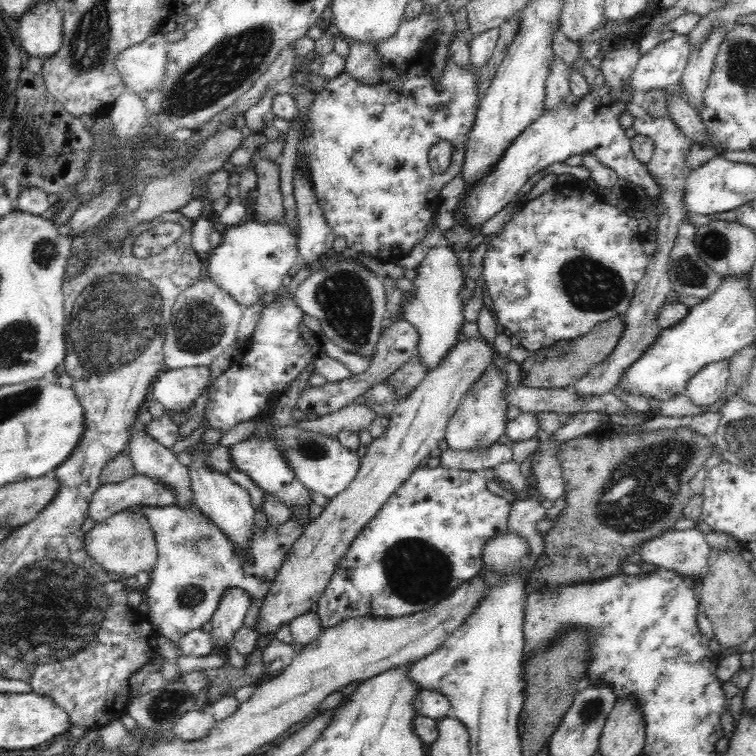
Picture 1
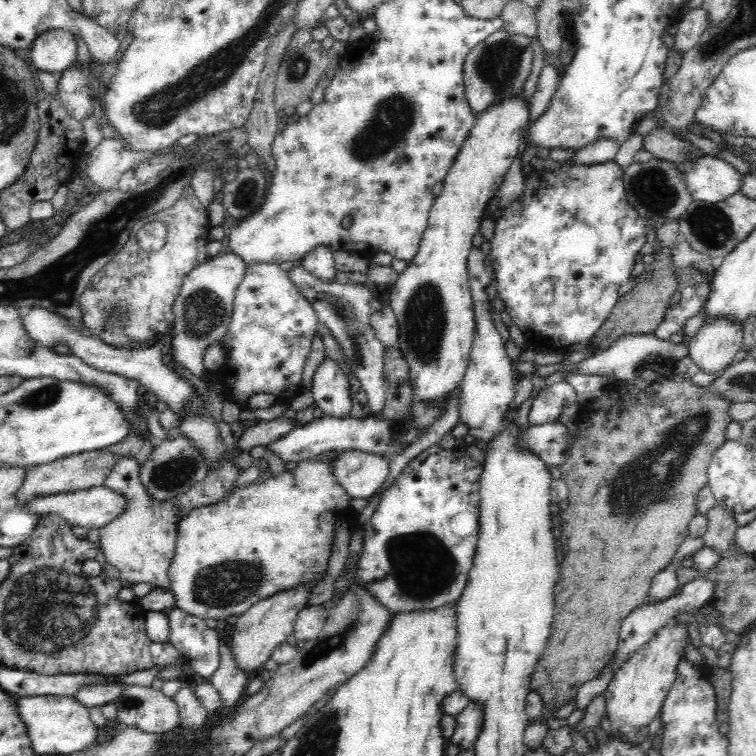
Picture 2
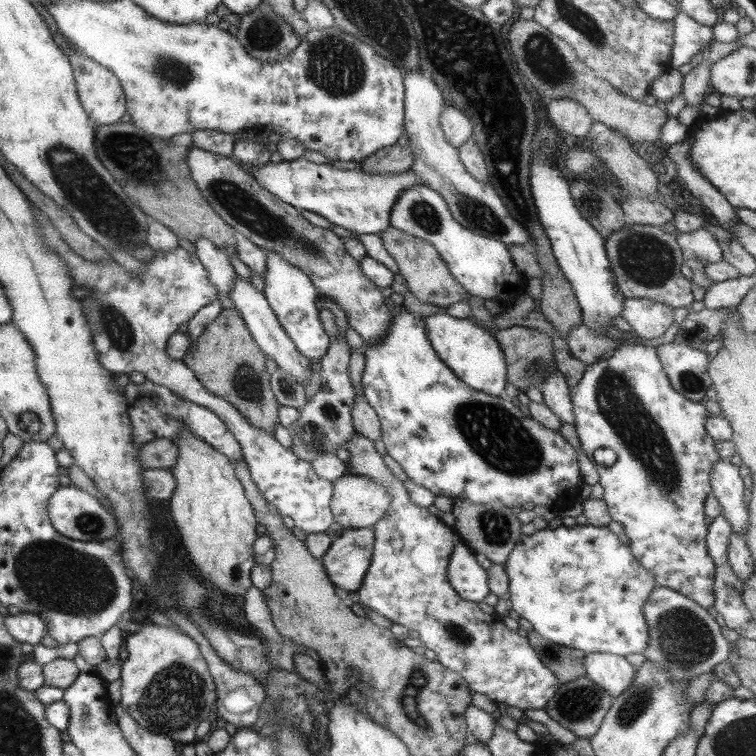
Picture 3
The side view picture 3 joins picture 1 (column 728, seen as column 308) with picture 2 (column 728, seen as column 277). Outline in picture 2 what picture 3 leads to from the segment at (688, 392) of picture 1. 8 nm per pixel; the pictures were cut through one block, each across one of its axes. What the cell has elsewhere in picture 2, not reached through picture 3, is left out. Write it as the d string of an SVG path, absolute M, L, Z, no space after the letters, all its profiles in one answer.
M722 318L703 324L690 340L688 356L704 374L719 377L742 348L742 328Z

